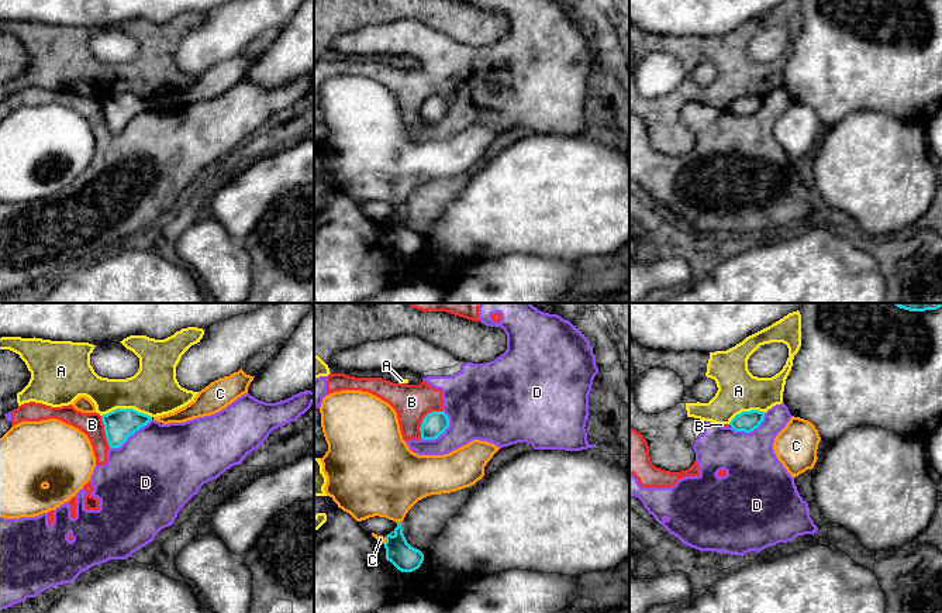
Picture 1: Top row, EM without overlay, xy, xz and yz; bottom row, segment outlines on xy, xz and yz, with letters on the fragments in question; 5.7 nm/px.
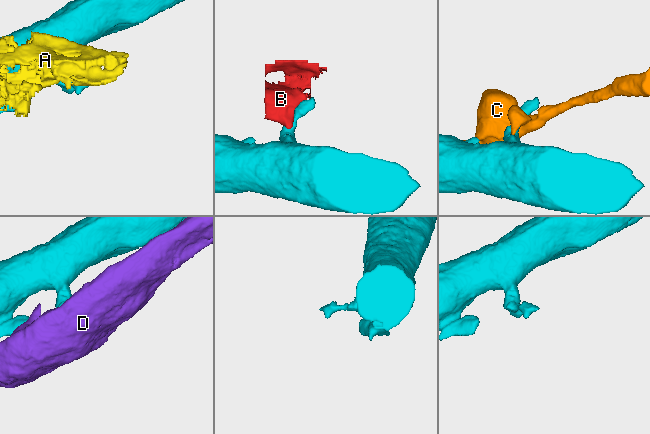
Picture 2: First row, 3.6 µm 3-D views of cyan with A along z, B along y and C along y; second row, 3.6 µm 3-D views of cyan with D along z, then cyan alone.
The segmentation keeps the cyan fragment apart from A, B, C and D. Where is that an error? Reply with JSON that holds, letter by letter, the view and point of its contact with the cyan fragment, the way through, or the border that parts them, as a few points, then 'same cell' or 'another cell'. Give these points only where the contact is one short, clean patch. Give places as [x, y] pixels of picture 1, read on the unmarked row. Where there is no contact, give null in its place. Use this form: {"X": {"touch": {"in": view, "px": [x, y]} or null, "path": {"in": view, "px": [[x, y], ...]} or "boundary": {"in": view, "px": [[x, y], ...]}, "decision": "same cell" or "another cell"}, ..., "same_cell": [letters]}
{"A": {"touch": {"in": "xy", "px": [127, 93]}, "decision": "another cell"}, "B": {"touch": {"in": "xz", "px": [424, 103]}, "decision": "another cell"}, "C": {"touch": {"in": "xz", "px": [397, 206]}, "decision": "another cell"}, "D": {"touch": {"in": "xz", "px": [442, 117]}, "decision": "another cell"}, "same_cell": []}

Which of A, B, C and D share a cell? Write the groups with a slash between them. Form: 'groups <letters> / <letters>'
groups A / B D / C

